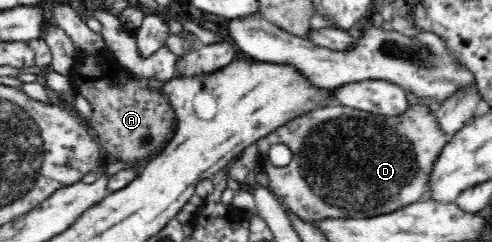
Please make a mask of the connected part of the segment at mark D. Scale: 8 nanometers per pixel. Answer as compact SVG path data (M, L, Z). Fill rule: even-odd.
M339 104L331 106L317 107L311 110L309 113L305 113L299 117L293 119L289 123L278 127L273 132L269 133L265 137L258 139L257 149L260 163L263 164L269 185L272 187L272 192L277 196L277 199L281 202L281 205L288 213L296 215L299 219L305 221L314 222L323 218L364 218L375 217L381 214L391 213L396 209L401 209L406 205L419 202L423 199L428 199L428 179L432 172L433 164L436 163L437 156L440 155L444 145L451 141L452 136L447 135L438 125L436 117L433 114L434 106L431 104L413 104L409 106L409 109L405 113L401 113L395 117L385 117L384 115L377 115L376 113L364 112L351 107L343 107ZM277 143L283 143L287 145L292 151L292 160L288 165L284 167L278 167L269 161L268 153L271 145L277 145Z

